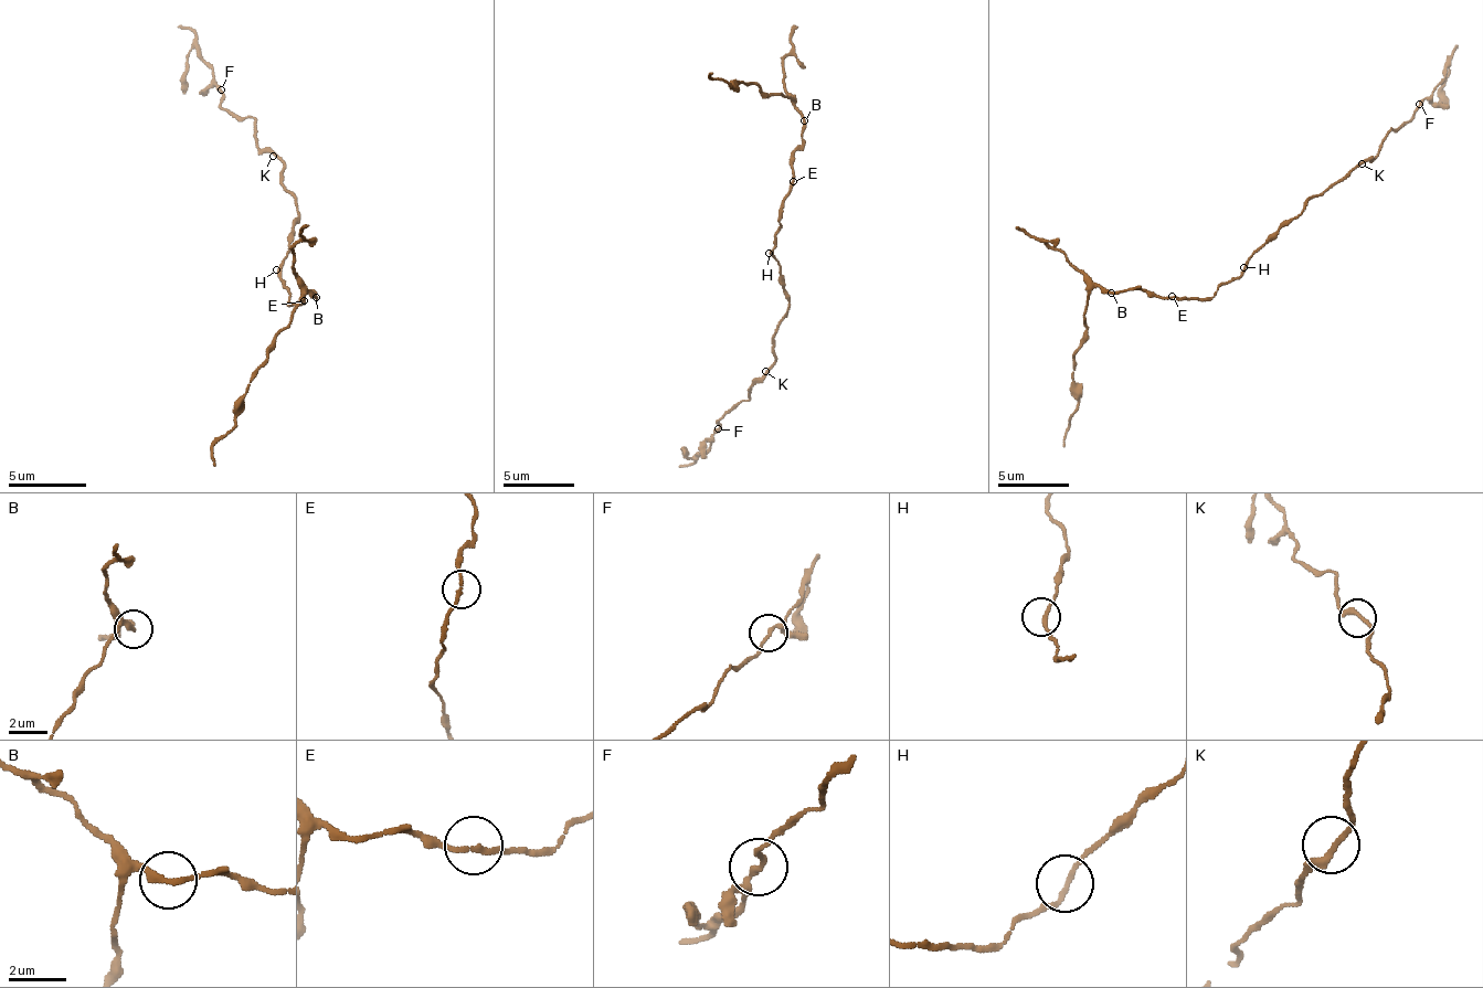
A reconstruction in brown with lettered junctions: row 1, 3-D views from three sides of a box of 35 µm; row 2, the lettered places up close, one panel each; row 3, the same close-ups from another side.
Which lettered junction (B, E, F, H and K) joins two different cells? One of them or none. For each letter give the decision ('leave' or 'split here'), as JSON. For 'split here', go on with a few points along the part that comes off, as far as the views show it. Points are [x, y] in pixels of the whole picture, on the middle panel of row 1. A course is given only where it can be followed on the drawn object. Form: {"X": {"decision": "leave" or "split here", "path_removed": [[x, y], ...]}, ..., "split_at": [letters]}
{"B": {"decision": "leave"}, "E": {"decision": "leave"}, "F": {"decision": "leave"}, "H": {"decision": "leave"}, "K": {"decision": "leave"}, "split_at": []}

